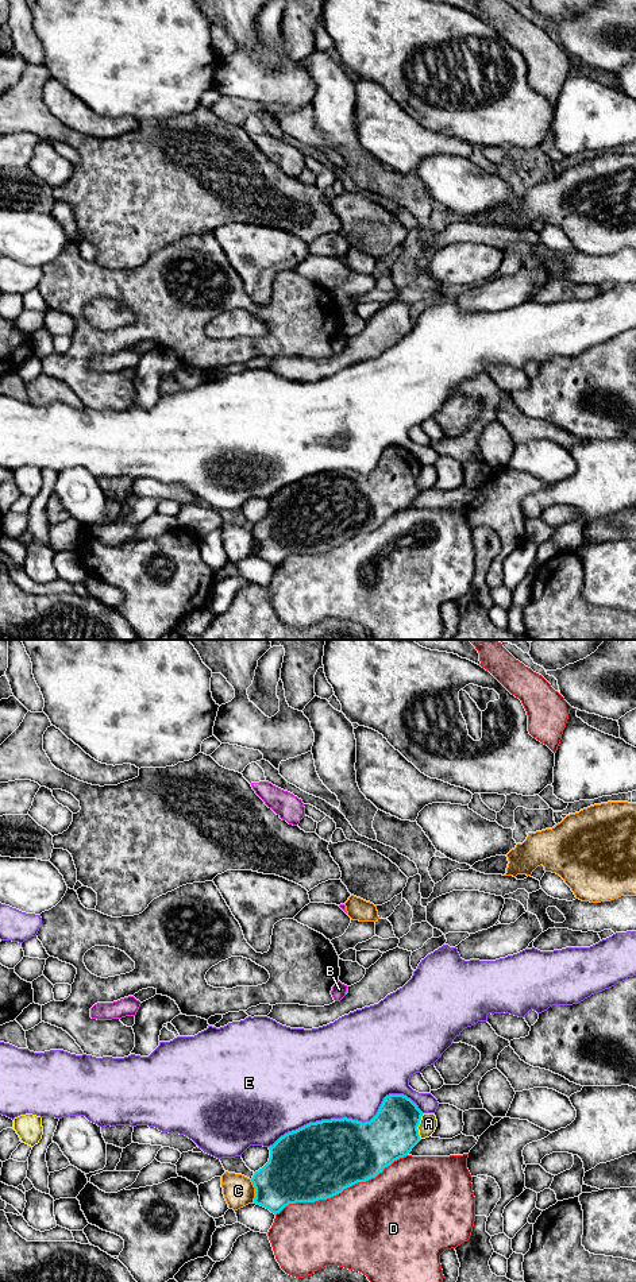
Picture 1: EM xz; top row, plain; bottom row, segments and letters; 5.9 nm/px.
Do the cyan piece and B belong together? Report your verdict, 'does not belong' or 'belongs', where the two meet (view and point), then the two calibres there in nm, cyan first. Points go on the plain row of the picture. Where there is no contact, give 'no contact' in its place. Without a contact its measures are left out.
does not belong | xz (347, 343) | 20/90 nm

